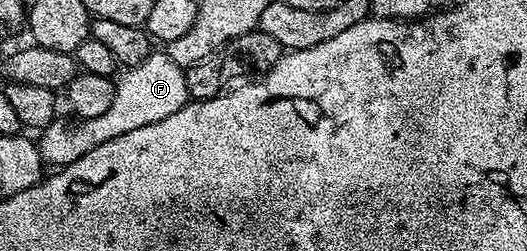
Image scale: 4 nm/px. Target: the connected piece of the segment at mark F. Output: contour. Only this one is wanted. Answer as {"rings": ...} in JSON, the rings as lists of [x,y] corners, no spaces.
{"rings":[[[153,52],[146,61],[137,66],[127,67],[115,79],[116,91],[110,108],[102,112],[102,116],[82,118],[73,121],[73,126],[63,126],[60,120],[52,122],[39,135],[40,159],[45,167],[59,168],[74,164],[86,152],[98,148],[98,144],[106,144],[106,140],[114,140],[114,136],[123,136],[126,132],[134,132],[134,128],[146,128],[146,124],[158,124],[158,120],[166,120],[166,116],[174,116],[178,108],[190,101],[186,88],[185,67],[174,64],[166,52]]]}

